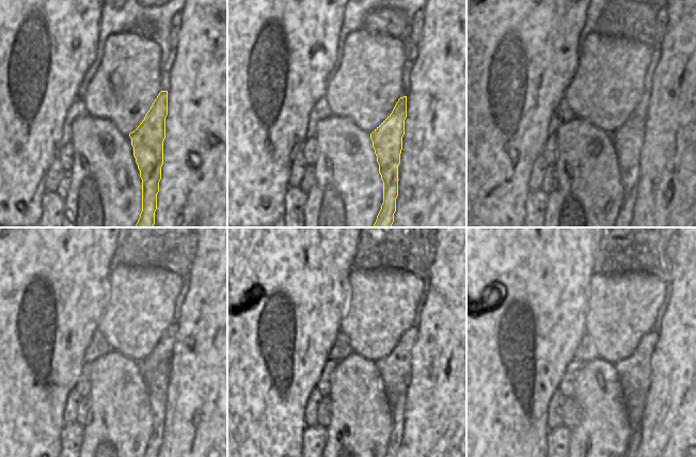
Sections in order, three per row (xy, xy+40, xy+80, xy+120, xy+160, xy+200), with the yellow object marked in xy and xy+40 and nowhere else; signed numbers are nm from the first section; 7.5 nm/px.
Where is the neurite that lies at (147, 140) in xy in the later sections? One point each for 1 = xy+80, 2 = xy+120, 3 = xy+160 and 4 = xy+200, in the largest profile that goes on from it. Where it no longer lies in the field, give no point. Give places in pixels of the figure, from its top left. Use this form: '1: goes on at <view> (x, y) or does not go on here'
1: goes on at xy+80 (628, 140)
2: goes on at xy+120 (154, 444)
3: goes on at xy+160 (396, 437)
4: goes on at xy+200 (635, 438)

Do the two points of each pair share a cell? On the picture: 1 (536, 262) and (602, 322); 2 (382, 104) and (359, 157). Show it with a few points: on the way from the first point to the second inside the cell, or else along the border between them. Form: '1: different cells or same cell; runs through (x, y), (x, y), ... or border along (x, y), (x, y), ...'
1: different cells; border along (590, 284), (585, 333)
2: different cells; border along (348, 119), (369, 134)

